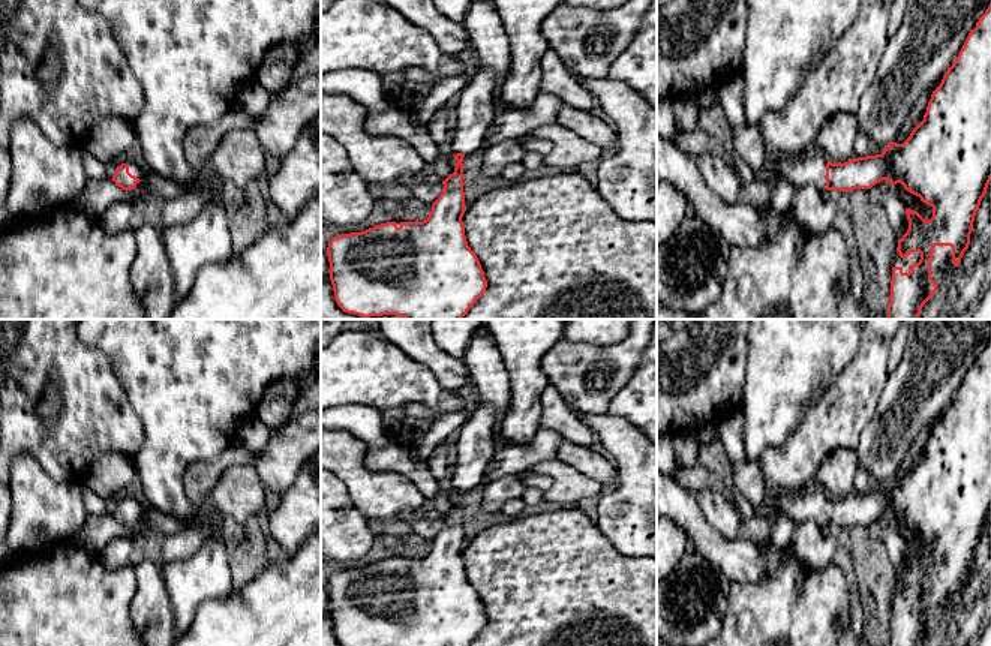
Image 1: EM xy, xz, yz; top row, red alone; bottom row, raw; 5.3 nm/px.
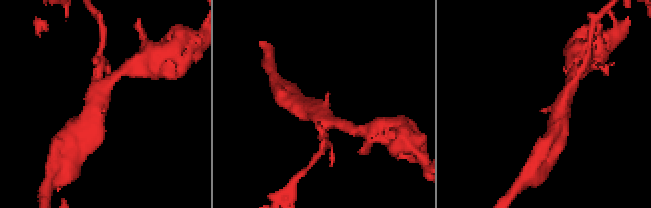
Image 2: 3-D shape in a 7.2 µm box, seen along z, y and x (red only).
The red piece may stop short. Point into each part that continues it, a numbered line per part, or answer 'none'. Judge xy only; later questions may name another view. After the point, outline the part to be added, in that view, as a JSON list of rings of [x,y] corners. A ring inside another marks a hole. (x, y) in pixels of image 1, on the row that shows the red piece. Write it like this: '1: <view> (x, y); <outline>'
1: xy (134, 168); [[[127,157],[118,160],[118,162],[117,162],[117,166],[120,166],[121,163],[126,163],[126,165],[129,166],[129,172],[130,172],[132,175],[135,175],[135,177],[139,178],[139,180],[144,178],[144,172],[142,172],[142,169],[141,169],[136,163],[133,163],[132,160],[129,160]]]

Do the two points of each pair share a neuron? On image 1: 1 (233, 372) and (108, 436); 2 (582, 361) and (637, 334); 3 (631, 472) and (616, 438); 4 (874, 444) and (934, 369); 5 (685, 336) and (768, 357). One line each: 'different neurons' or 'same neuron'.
1: different neurons
2: same neuron
3: same neuron
4: same neuron
5: different neurons

